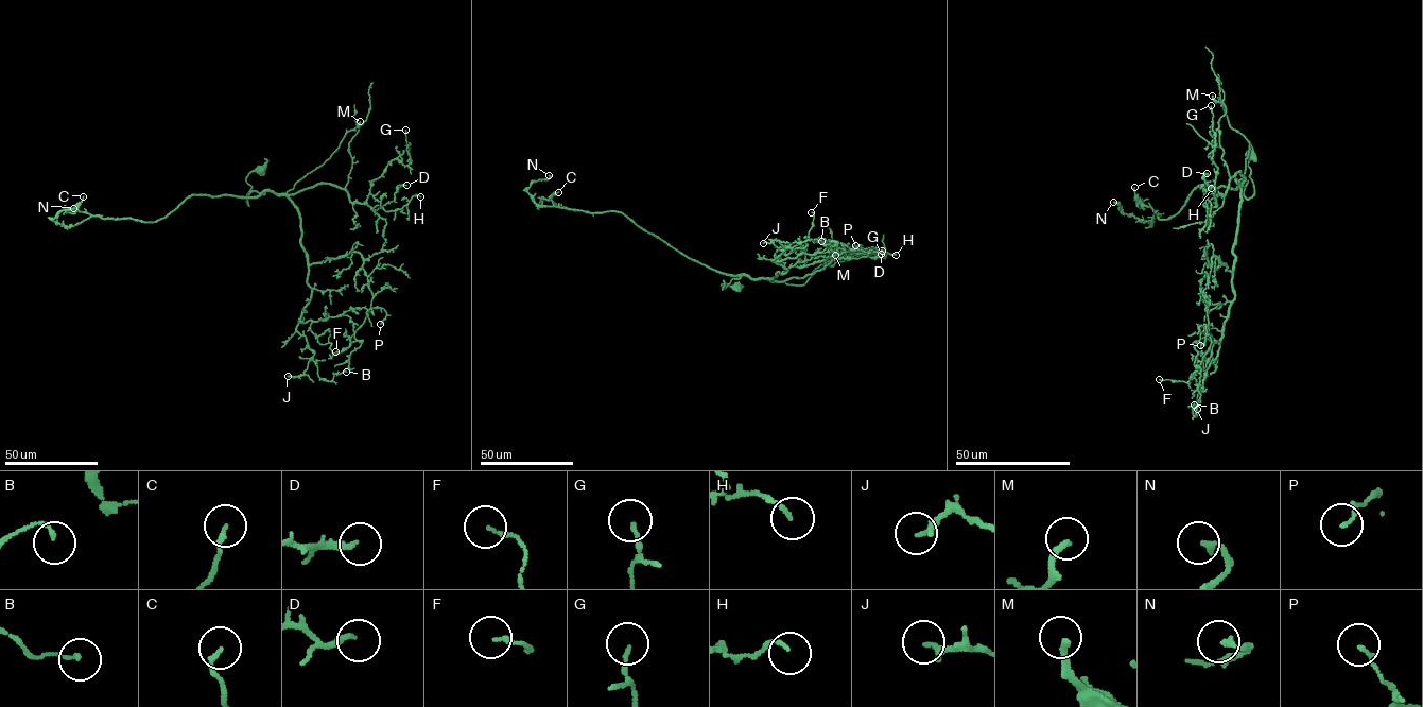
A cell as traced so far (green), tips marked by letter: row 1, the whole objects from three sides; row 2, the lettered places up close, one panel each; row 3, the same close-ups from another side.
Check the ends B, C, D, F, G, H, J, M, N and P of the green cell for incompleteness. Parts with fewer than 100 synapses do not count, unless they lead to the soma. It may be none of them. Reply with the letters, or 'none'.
M

